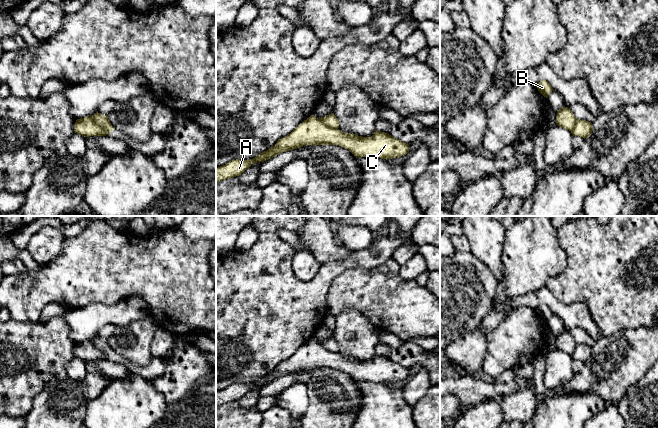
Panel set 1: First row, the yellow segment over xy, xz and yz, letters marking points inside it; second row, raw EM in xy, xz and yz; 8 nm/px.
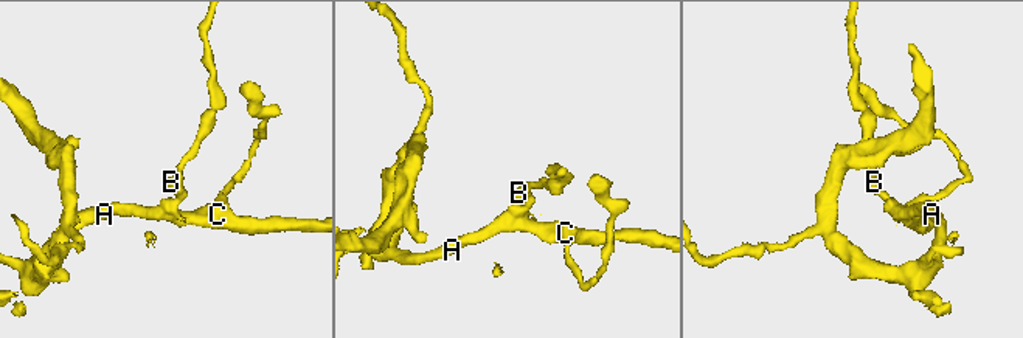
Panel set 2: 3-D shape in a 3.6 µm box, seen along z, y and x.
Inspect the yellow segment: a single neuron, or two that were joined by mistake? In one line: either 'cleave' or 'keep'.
cleave

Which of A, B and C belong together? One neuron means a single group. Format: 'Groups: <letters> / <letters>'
Groups: A C / B

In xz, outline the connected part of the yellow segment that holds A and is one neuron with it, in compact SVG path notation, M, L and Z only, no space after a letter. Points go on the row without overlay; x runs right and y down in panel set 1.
M311 339L290 358L279 363L274 370L255 382L232 384L216 392L216 406L240 400L254 387L264 386L282 376L305 369L339 369L348 373L356 382L392 383L404 380L409 376L408 367L404 367L388 357L375 354L371 361L362 361L327 350Z

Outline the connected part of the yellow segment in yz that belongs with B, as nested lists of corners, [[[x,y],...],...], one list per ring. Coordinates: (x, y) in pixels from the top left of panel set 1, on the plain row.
[[[542,304],[542,305],[538,306],[536,308],[536,311],[537,311],[538,315],[546,322],[553,314],[551,309],[546,304]]]

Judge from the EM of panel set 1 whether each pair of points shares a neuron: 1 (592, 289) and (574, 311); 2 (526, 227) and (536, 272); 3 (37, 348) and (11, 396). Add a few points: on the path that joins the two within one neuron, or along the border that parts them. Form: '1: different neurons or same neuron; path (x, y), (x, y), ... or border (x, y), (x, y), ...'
1: different neurons; border (558, 300), (567, 304), (582, 303), (594, 322)
2: same neuron; path (528, 238), (531, 241), (531, 261)
3: same neuron; path (25, 360), (11, 384)

